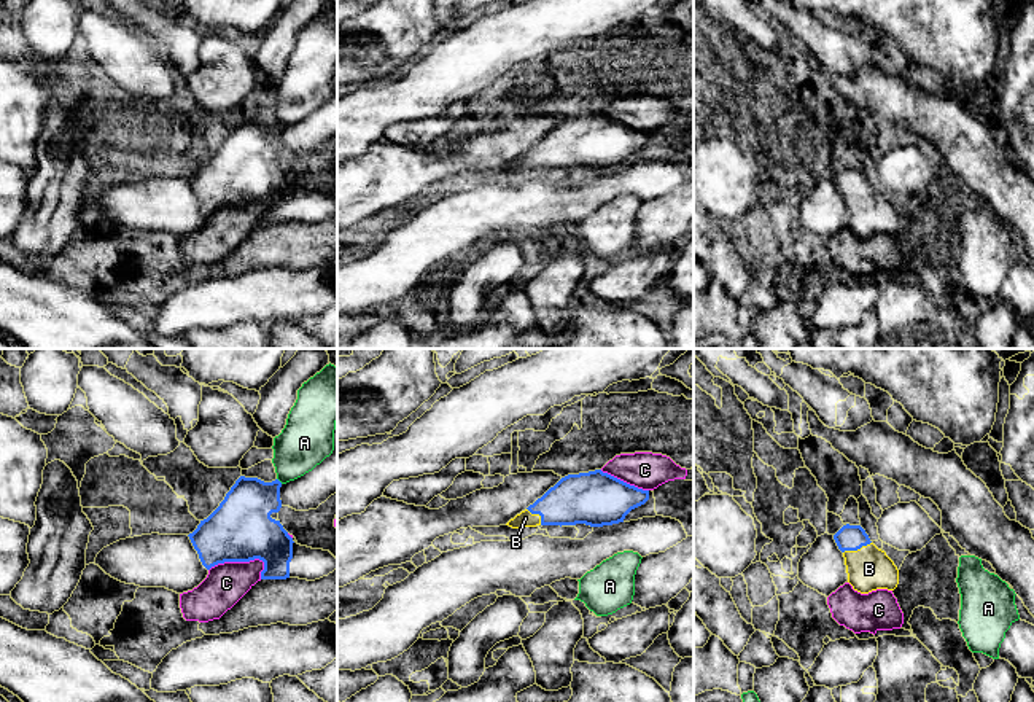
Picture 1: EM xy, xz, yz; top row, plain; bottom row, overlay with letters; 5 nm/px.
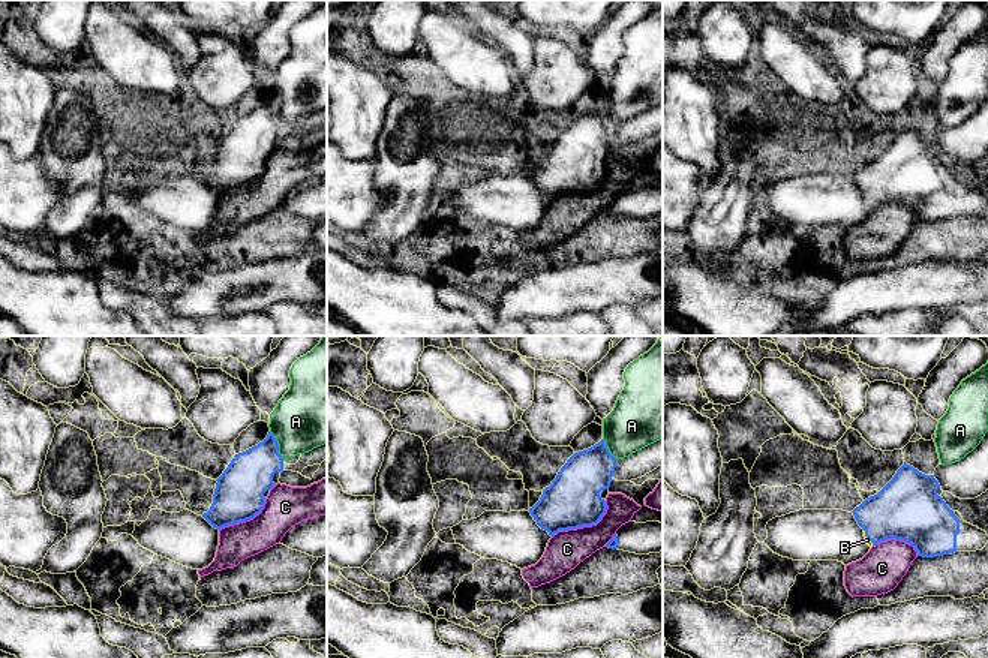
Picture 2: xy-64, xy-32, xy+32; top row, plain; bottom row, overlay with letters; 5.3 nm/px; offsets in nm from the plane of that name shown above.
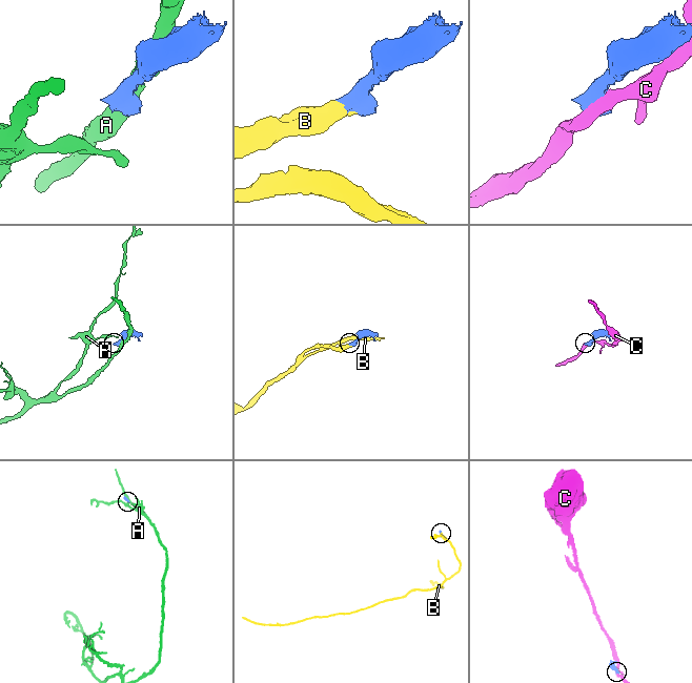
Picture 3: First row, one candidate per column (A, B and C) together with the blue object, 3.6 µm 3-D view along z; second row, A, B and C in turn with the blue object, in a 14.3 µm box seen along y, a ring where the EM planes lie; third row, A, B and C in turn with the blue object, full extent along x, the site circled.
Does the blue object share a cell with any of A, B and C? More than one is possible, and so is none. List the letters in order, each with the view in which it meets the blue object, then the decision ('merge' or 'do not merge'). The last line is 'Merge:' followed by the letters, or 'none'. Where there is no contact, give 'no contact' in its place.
A: xy | do not merge
B: yz | merge
C: xy | do not merge
Merge: B

